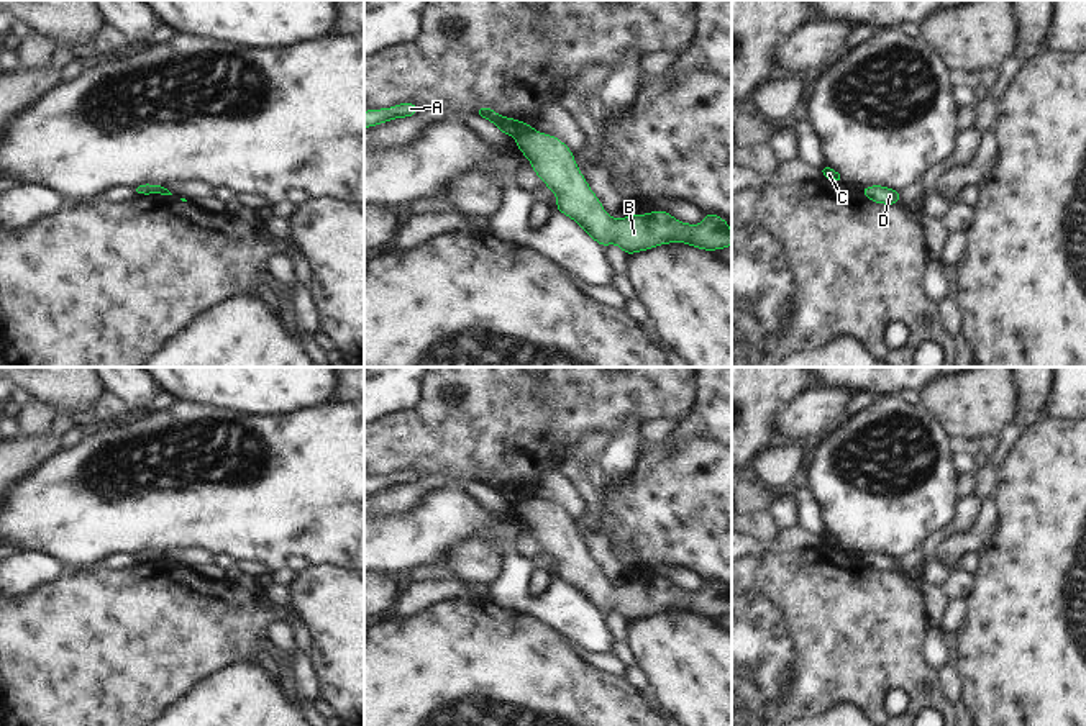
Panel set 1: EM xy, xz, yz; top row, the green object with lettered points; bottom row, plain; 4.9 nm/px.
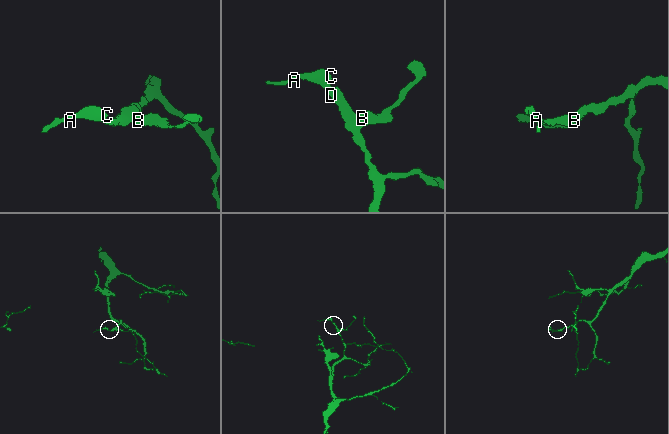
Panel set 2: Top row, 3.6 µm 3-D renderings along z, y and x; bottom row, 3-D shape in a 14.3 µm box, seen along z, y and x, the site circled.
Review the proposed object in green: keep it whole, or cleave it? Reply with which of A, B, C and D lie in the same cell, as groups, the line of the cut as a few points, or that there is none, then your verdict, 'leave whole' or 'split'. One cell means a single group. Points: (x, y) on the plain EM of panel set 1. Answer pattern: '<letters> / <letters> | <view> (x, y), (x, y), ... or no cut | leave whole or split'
A C / B D | xz (532, 495), (515, 503) | split

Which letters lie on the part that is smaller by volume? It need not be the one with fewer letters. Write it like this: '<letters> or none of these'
A, C

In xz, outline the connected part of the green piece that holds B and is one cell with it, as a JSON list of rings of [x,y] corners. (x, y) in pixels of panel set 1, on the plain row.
[[[530,497],[515,503],[532,538],[556,562],[556,579],[576,588],[599,613],[618,613],[625,623],[656,613],[684,610],[704,618],[732,613],[730,590],[705,580],[700,592],[682,590],[666,577],[612,585],[581,541],[574,520],[556,503]]]

